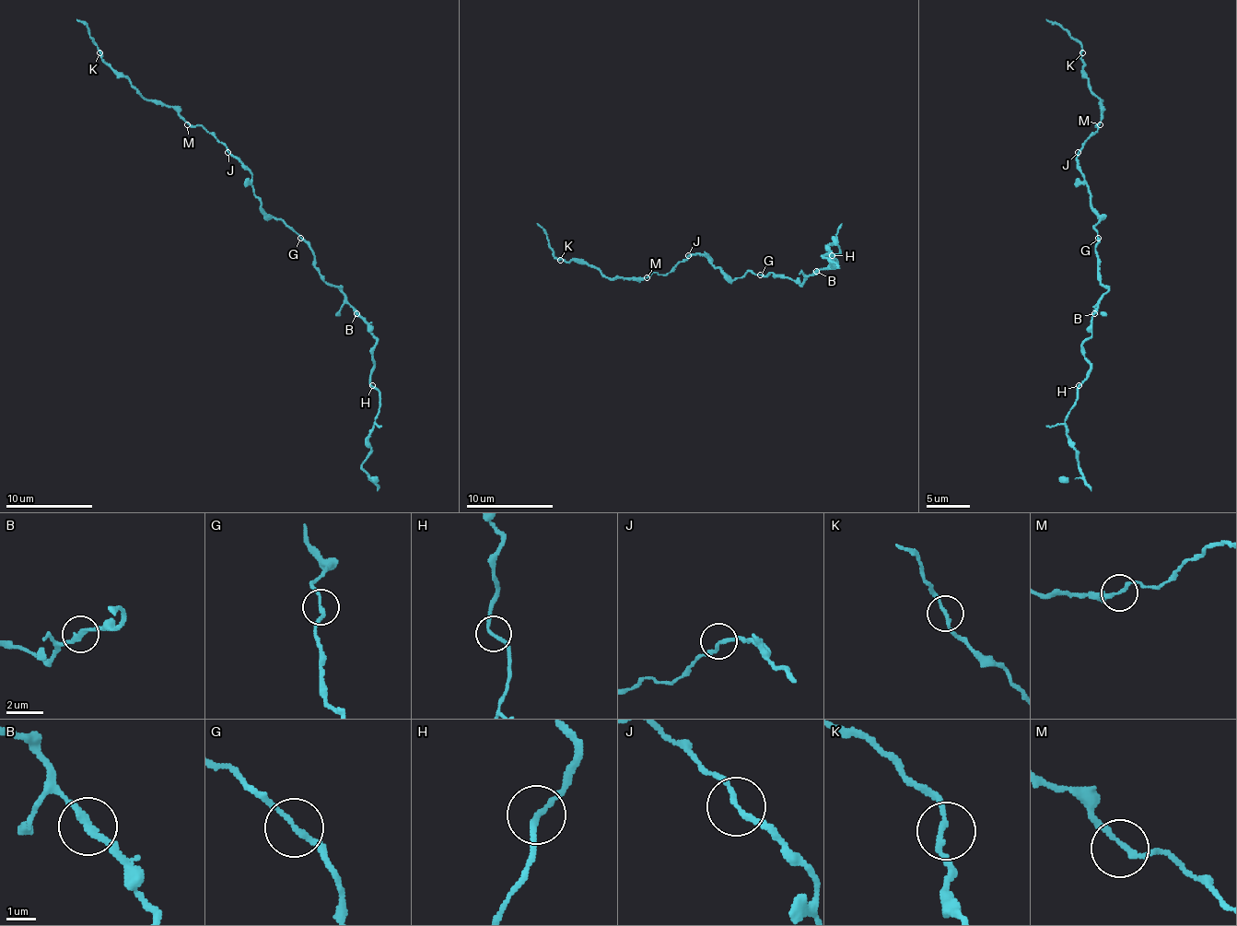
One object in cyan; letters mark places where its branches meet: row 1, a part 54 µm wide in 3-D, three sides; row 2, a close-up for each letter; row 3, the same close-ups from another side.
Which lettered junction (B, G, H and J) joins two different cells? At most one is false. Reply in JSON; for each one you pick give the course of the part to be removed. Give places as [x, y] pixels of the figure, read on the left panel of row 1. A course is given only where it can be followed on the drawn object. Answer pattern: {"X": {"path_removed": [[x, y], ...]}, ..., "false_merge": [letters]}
{"false_merge": []}

